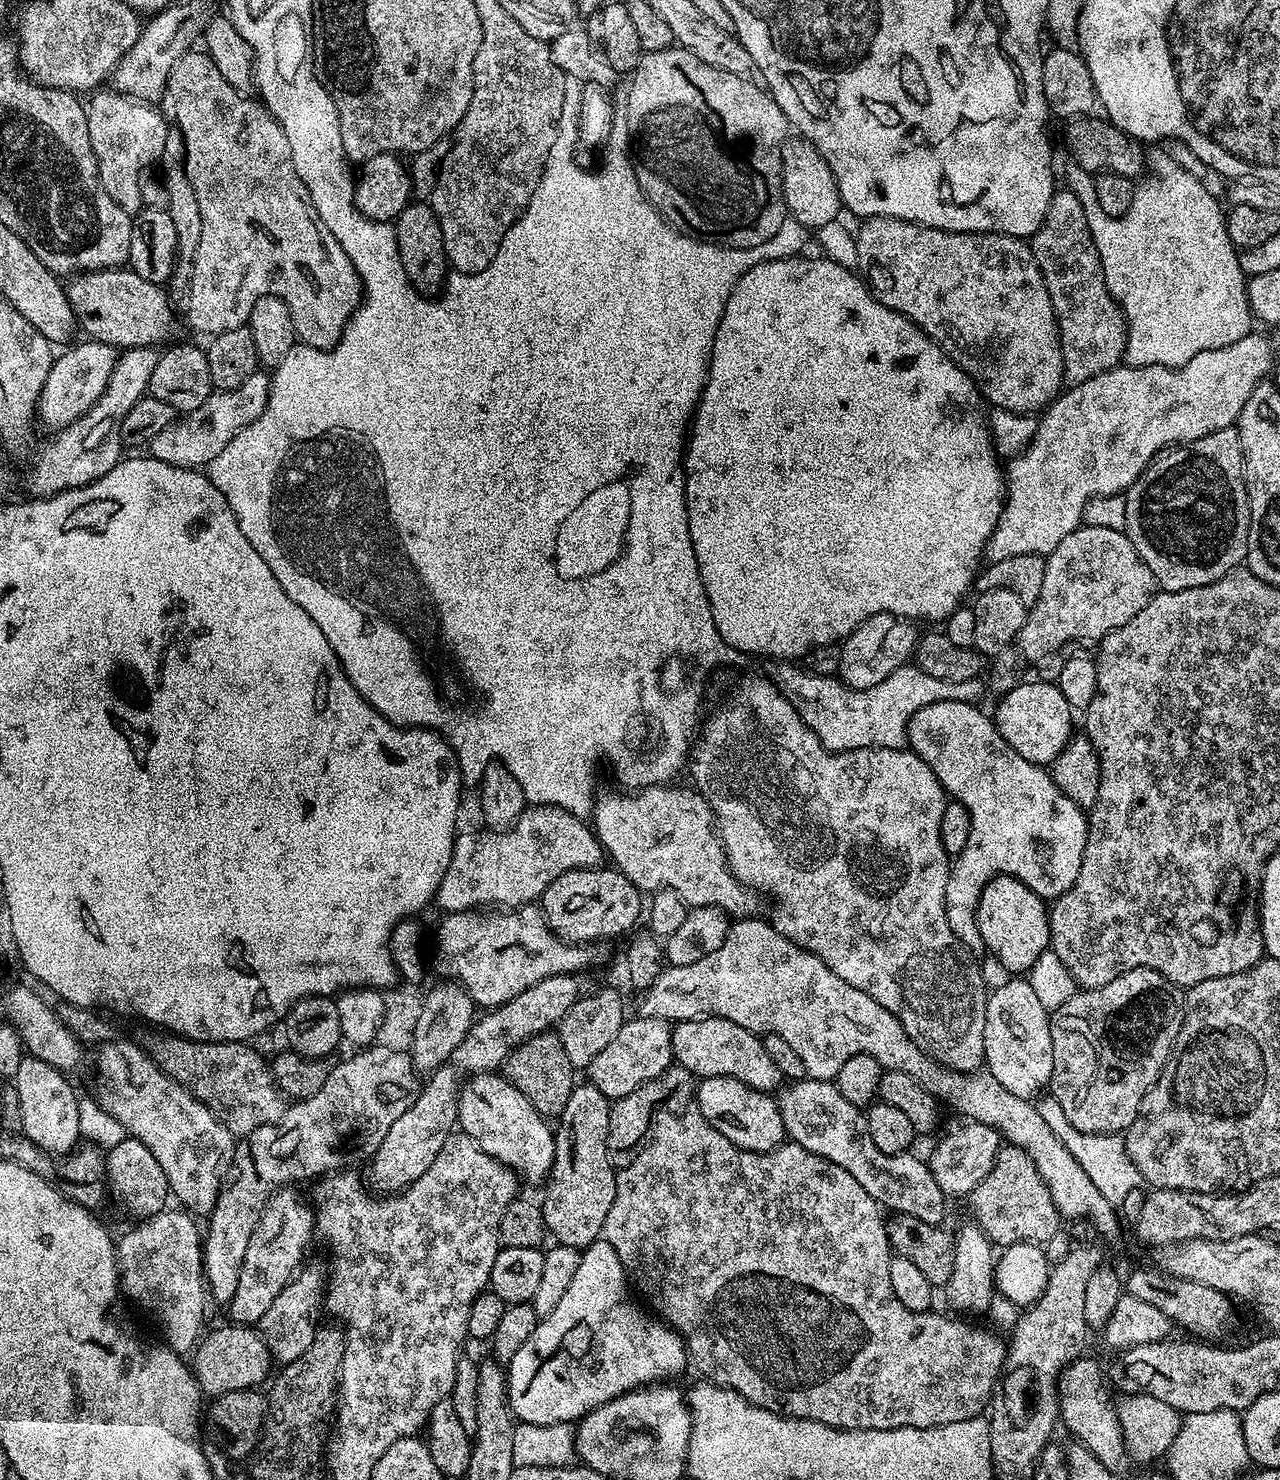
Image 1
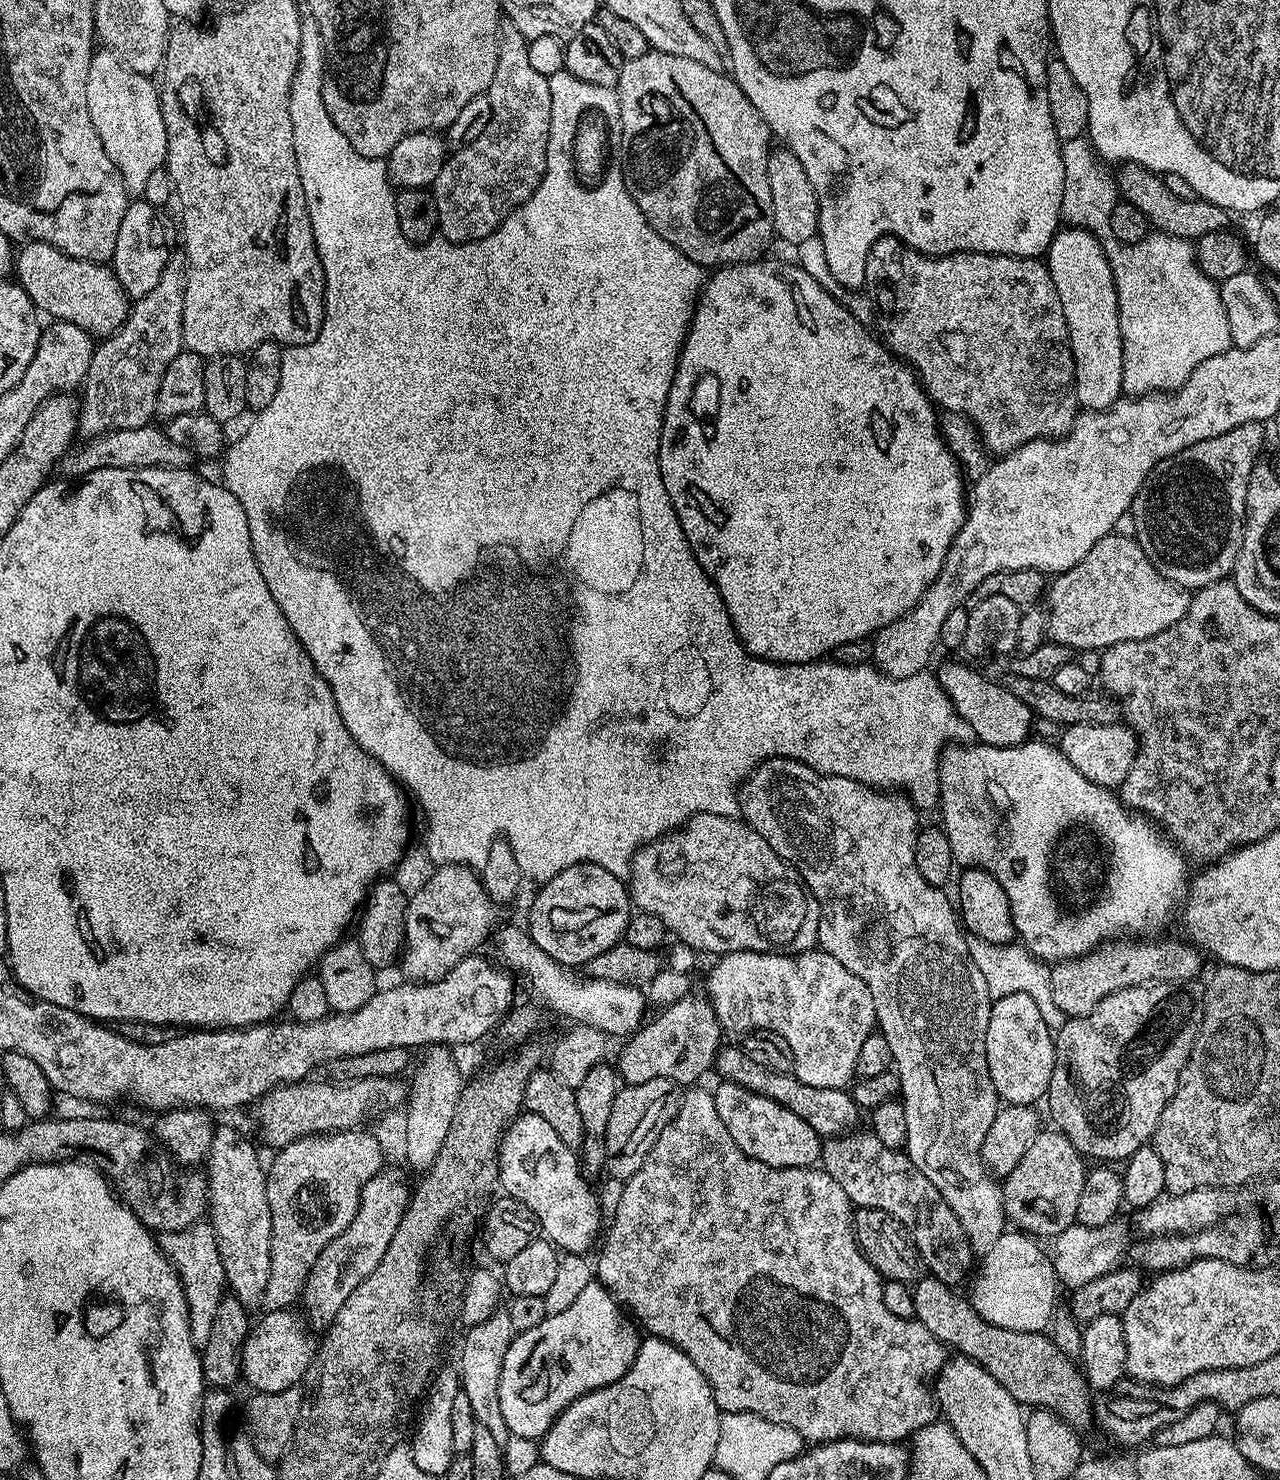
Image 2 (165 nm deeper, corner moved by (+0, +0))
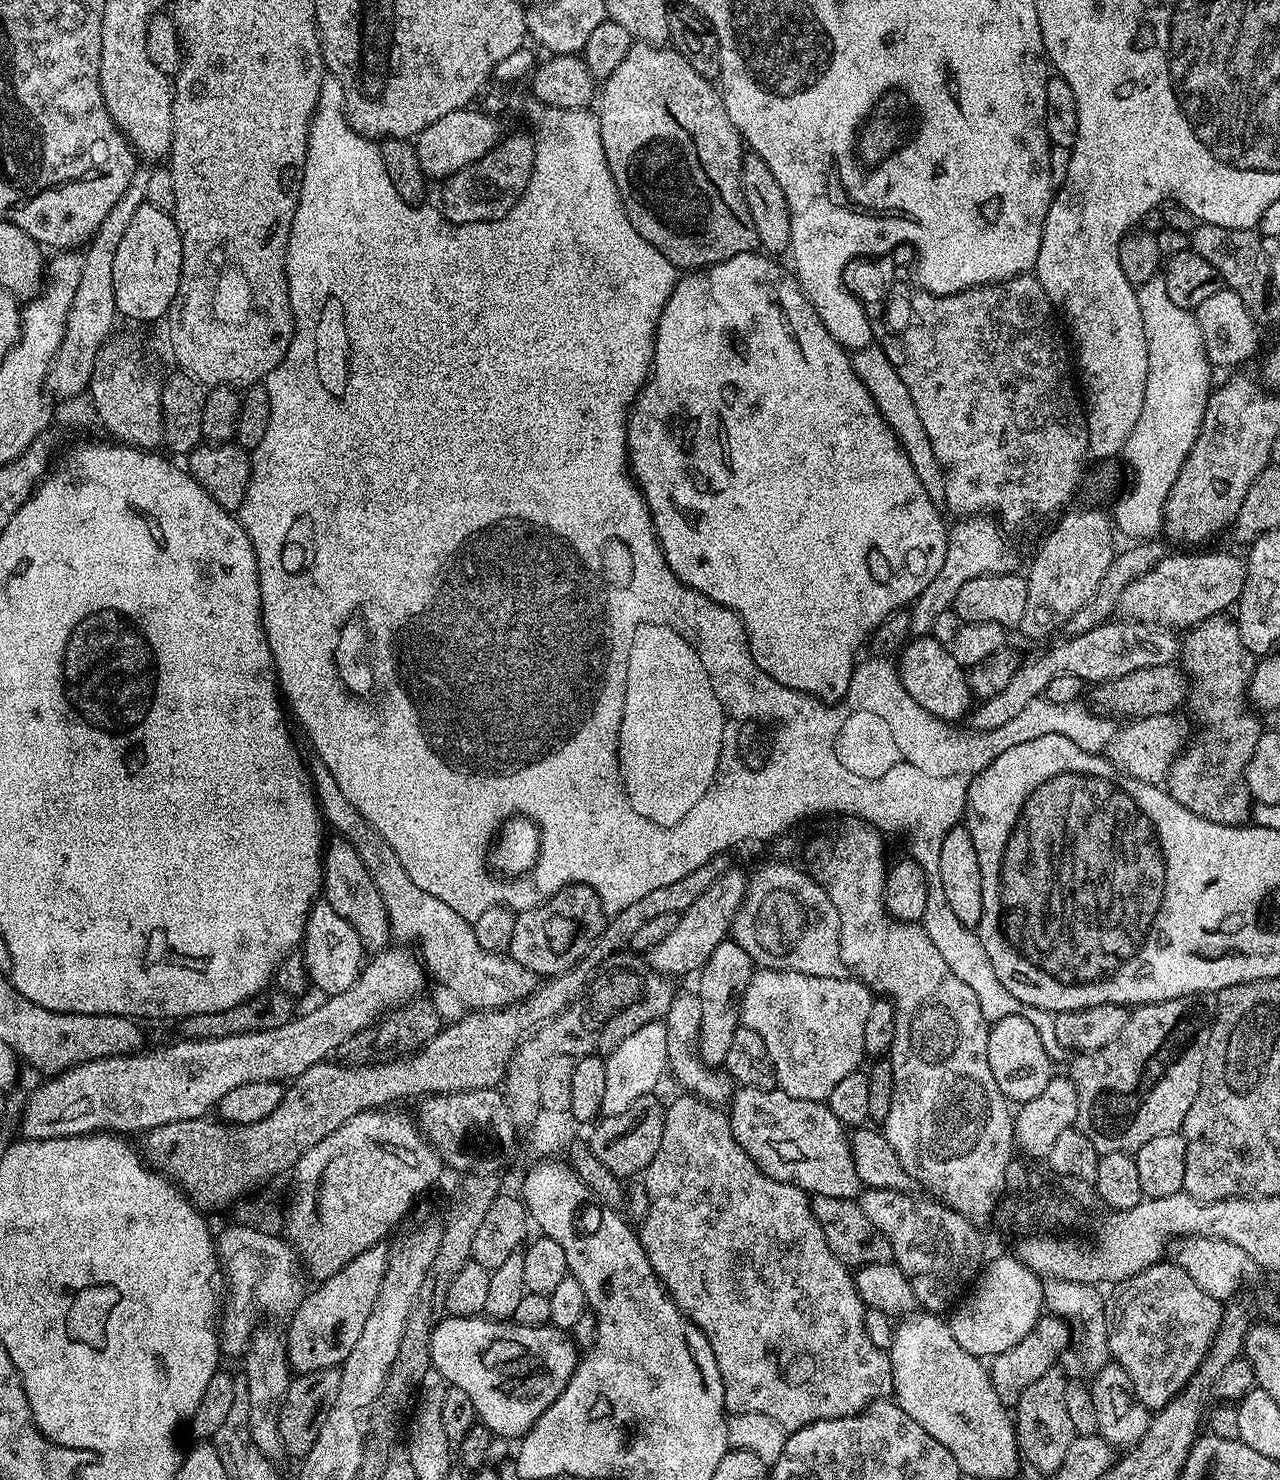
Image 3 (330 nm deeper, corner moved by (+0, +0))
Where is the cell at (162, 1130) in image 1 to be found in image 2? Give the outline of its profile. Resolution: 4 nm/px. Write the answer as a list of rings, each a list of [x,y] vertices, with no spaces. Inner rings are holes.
[[[217,1127],[212,1133],[212,1141],[208,1147],[208,1155],[206,1157],[206,1179],[208,1181],[208,1211],[207,1215],[210,1217],[210,1227],[216,1233],[216,1241],[218,1242],[218,1254],[224,1263],[224,1278],[227,1287],[230,1289],[231,1295],[235,1296],[238,1302],[242,1302],[242,1306],[249,1310],[258,1309],[264,1302],[264,1291],[266,1290],[266,1282],[270,1278],[270,1242],[272,1241],[272,1219],[270,1218],[270,1202],[266,1198],[266,1186],[268,1185],[268,1178],[266,1175],[265,1165],[260,1165],[260,1160],[256,1157],[255,1148],[246,1140],[240,1141],[240,1136],[232,1128]]]

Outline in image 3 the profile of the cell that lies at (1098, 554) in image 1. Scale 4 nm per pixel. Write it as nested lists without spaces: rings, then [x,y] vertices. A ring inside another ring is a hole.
[[[1188,550],[1185,556],[1172,556],[1172,554],[1165,554],[1165,556],[1159,560],[1156,565],[1150,569],[1146,574],[1142,574],[1134,582],[1130,582],[1126,586],[1126,590],[1120,596],[1120,603],[1118,605],[1119,611],[1123,613],[1125,617],[1138,620],[1141,624],[1147,624],[1149,626],[1163,626],[1173,630],[1187,630],[1194,627],[1195,624],[1200,623],[1201,620],[1210,618],[1211,616],[1218,616],[1229,611],[1228,607],[1235,605],[1240,599],[1242,594],[1242,586],[1244,585],[1244,570],[1246,567],[1245,561],[1240,560],[1236,556],[1231,556],[1228,552],[1204,552],[1208,550]]]

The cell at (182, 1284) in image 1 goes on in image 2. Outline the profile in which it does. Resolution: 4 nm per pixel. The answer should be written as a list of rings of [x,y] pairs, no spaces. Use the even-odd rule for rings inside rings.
[[[201,1222],[181,1232],[166,1232],[158,1240],[160,1251],[172,1262],[186,1294],[188,1303],[188,1321],[190,1334],[197,1349],[204,1349],[210,1342],[210,1328],[214,1326],[214,1316],[218,1314],[218,1306],[226,1295],[224,1263],[218,1254],[216,1233],[207,1223]]]

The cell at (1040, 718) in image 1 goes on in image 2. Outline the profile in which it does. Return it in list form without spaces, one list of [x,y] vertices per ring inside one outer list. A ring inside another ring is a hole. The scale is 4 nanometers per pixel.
[[[948,660],[938,671],[938,679],[942,690],[952,700],[956,713],[961,721],[971,726],[972,736],[981,744],[1009,748],[1022,744],[1029,739],[1034,728],[1034,713],[1013,692],[1008,691],[1003,683],[984,680],[980,672],[975,672],[968,664],[959,664],[956,660]]]

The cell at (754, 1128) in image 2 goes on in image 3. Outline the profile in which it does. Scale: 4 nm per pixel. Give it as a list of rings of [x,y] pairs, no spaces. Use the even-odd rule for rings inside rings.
[[[737,1087],[727,1114],[738,1146],[770,1178],[793,1184],[812,1196],[839,1200],[859,1197],[862,1185],[852,1157],[852,1145],[845,1125],[834,1118],[827,1103],[790,1098],[779,1087]]]

